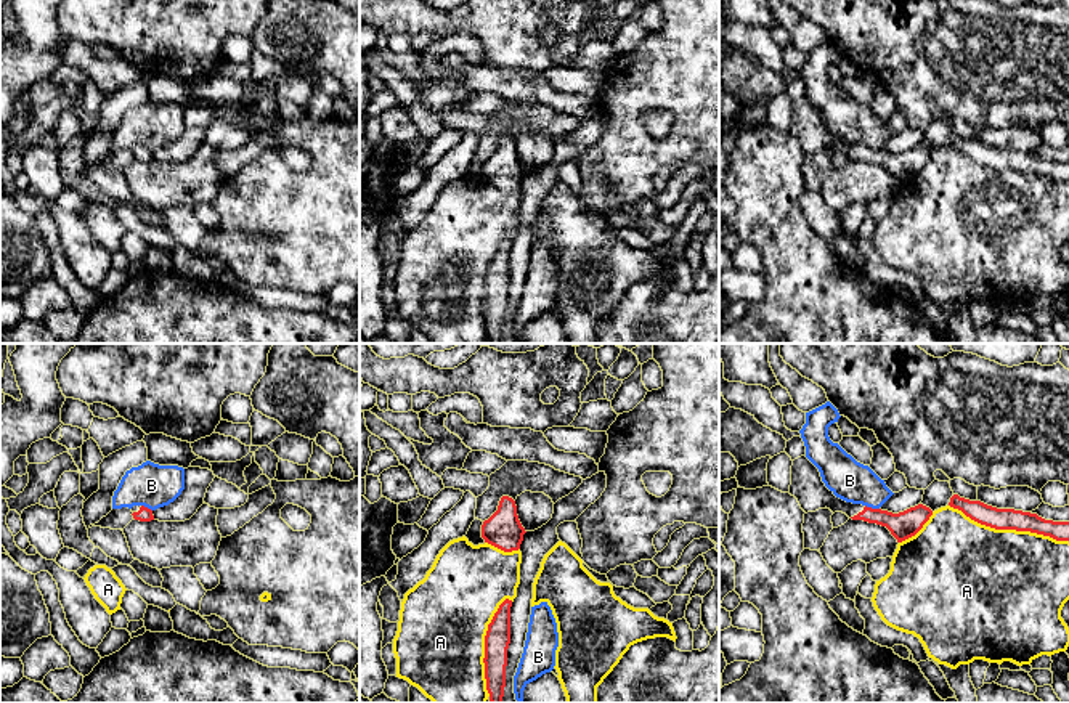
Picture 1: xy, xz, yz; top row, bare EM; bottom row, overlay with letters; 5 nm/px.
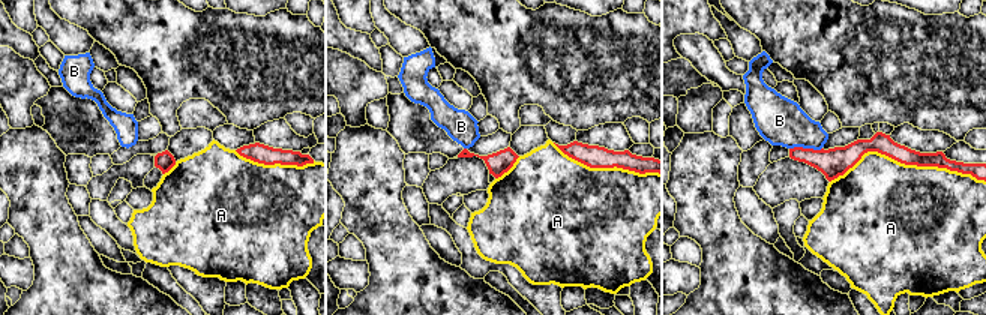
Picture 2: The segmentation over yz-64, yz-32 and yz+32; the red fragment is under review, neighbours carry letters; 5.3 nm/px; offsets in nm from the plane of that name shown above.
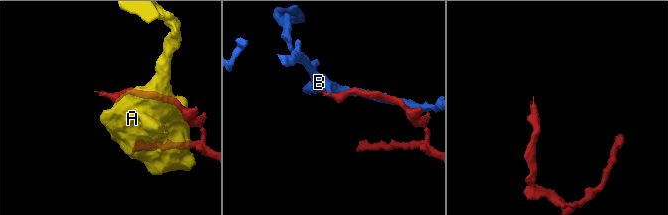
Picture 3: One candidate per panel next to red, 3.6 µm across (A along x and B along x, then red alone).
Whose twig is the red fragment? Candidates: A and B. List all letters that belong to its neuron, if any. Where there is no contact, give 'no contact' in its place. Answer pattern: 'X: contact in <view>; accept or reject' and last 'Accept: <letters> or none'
A: contact in yz; reject
B: contact in yz; reject
Accept: none

